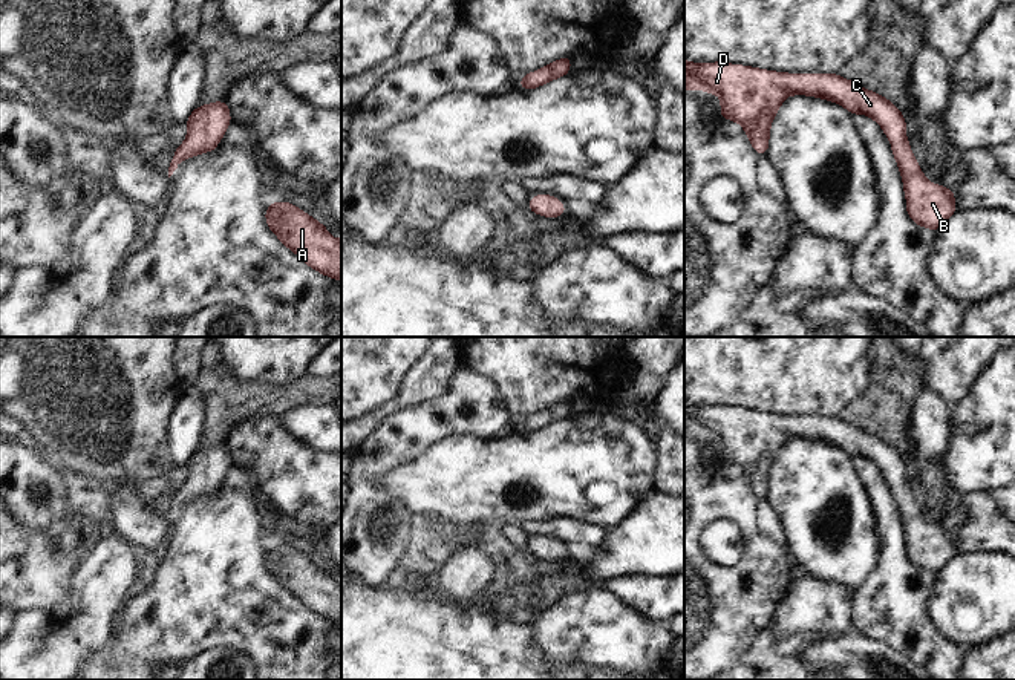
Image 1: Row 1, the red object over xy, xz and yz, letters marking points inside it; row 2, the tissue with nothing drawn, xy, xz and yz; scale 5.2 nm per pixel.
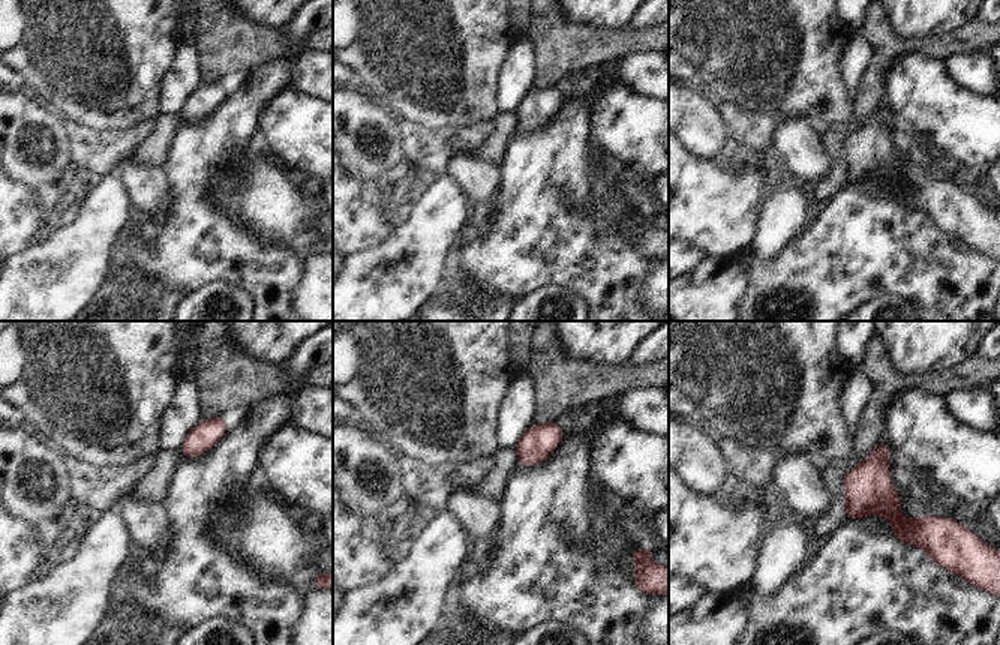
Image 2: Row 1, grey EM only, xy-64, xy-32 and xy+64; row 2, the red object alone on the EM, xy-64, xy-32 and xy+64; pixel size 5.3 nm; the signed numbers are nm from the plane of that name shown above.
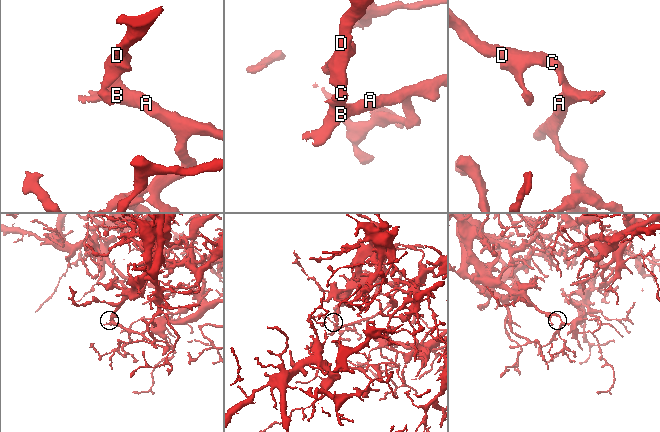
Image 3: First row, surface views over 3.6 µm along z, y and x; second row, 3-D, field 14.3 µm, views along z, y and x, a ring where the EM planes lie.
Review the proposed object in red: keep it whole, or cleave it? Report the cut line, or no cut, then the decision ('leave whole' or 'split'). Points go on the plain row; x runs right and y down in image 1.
no cut; leave whole

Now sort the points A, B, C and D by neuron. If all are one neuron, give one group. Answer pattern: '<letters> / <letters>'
A B C D

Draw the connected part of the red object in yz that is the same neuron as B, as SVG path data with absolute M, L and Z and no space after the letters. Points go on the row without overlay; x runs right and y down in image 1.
M684 403L684 432L718 436L723 446L718 459L738 464L758 499L769 498L770 467L787 438L828 443L844 449L853 459L867 456L891 484L909 562L938 574L958 554L954 533L931 527L922 516L905 478L906 463L902 455L880 436L839 417L785 417L721 404L697 407Z

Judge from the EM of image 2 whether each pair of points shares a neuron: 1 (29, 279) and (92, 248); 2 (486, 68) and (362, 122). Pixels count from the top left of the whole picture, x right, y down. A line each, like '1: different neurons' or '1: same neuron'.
1: same neuron
2: different neurons

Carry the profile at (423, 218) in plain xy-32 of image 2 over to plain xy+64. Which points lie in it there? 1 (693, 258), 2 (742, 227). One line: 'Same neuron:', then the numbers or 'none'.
Same neuron: none

